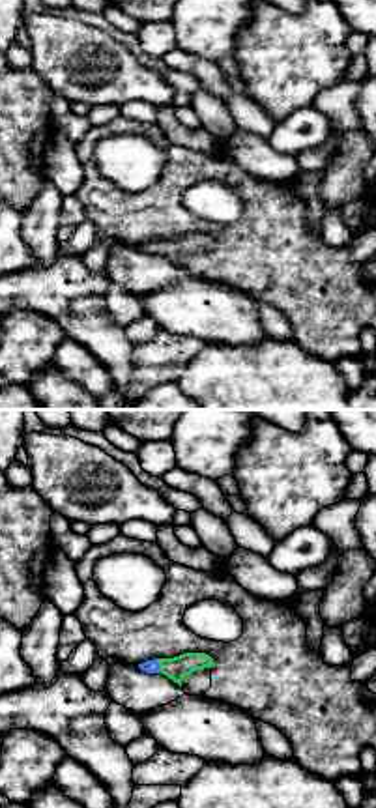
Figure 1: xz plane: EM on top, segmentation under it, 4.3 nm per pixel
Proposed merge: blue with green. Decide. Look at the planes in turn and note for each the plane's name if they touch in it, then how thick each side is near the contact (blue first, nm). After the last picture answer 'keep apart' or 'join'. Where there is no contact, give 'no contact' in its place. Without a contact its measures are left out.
meets blue in xz; 60 nm thick on the blue side, 100 nm on the other

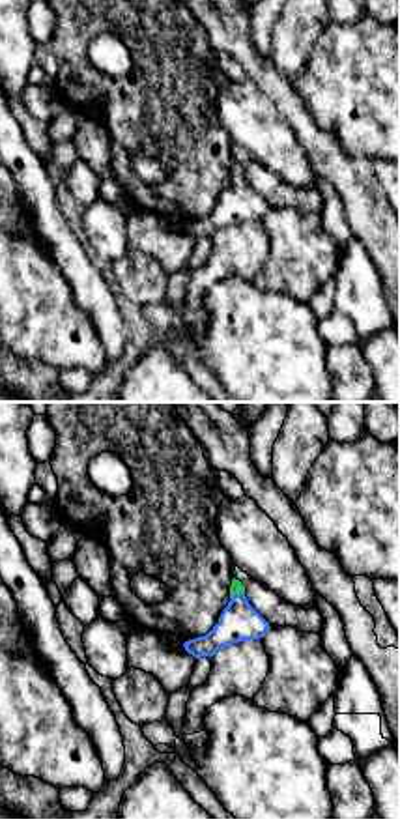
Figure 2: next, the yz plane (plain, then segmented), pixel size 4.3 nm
meets blue in yz; 170 nm thick on the blue side, 60 nm on the other

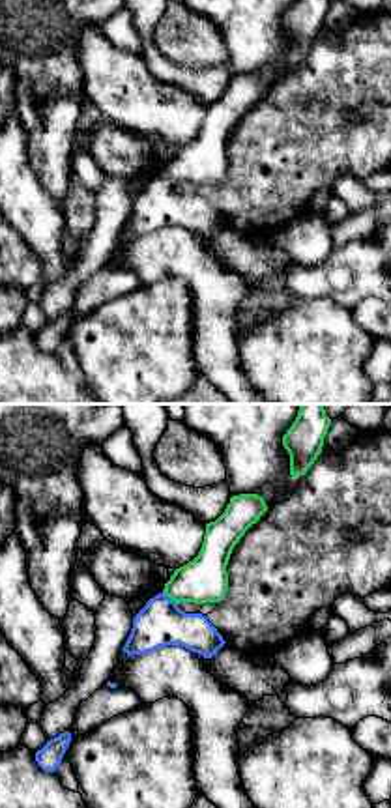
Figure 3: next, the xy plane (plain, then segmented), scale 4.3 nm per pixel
meets blue in xy; 200 nm thick on the blue side, 200 nm on the other

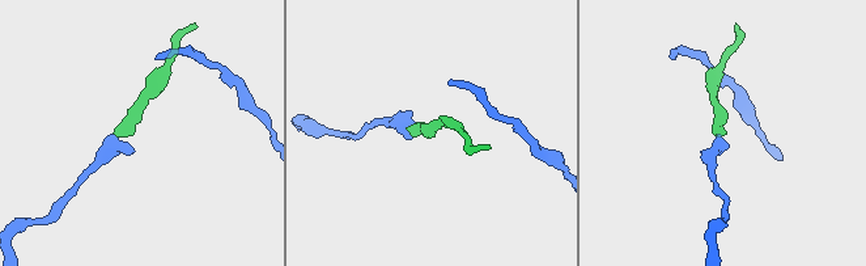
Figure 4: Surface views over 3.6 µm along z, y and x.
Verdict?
join

